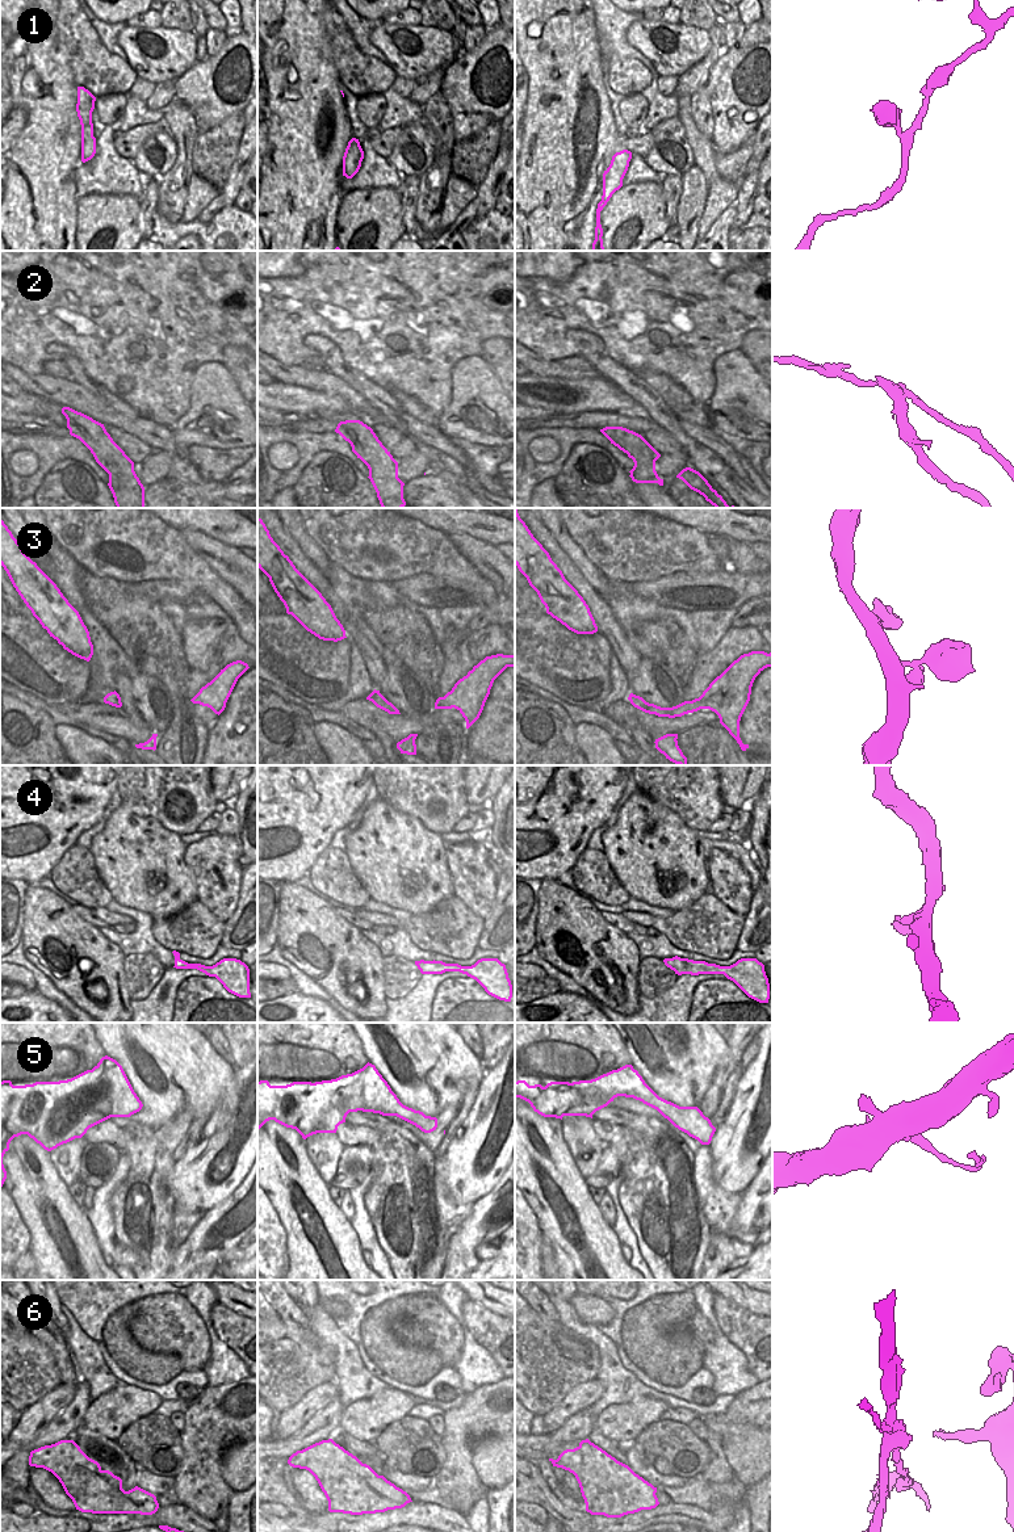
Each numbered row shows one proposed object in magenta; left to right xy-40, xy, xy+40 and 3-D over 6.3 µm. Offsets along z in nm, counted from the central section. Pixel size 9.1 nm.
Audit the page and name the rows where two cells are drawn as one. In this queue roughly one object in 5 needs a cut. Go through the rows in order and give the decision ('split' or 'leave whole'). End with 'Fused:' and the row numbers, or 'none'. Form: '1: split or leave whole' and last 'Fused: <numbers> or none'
1: leave whole
2: split
3: leave whole
4: leave whole
5: leave whole
6: split
Fused: 2, 6

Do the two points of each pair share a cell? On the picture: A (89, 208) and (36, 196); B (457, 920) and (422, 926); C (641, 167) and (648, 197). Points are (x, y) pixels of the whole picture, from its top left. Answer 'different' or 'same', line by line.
A: different
B: same
C: different

